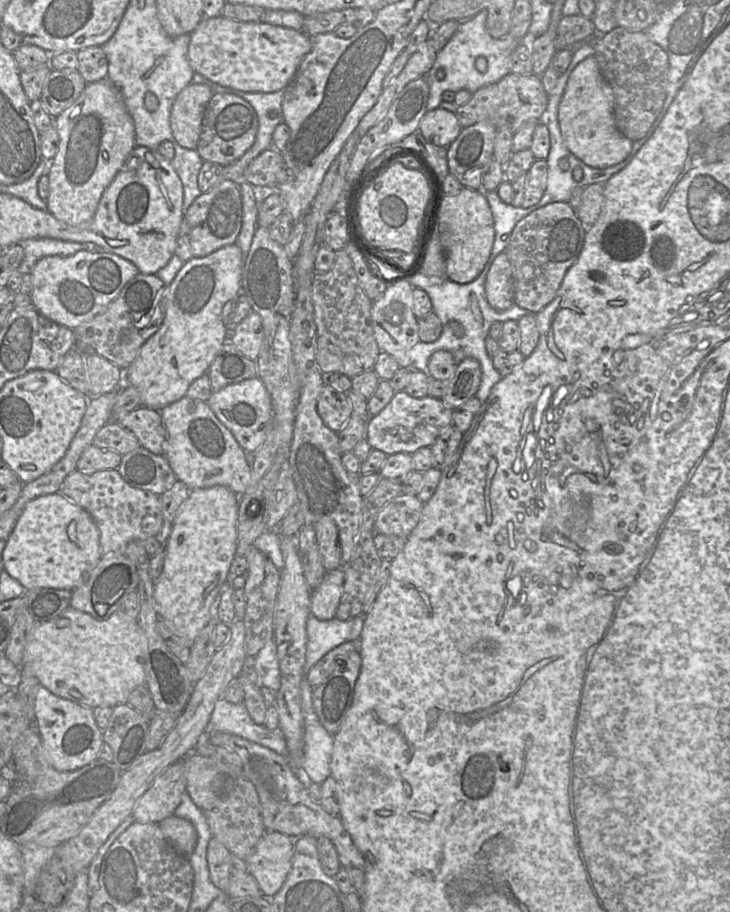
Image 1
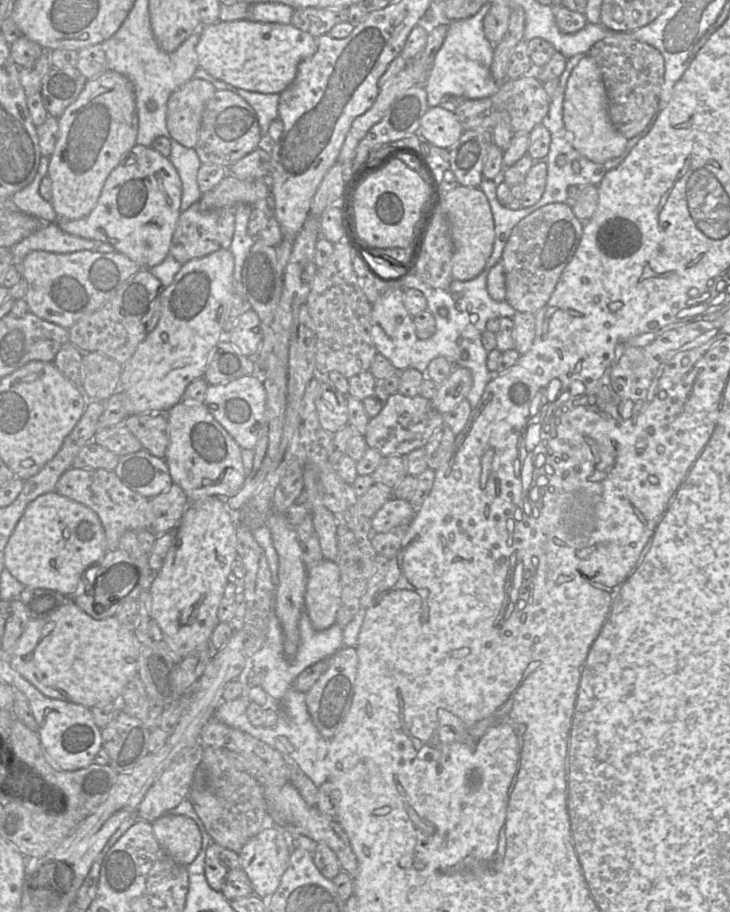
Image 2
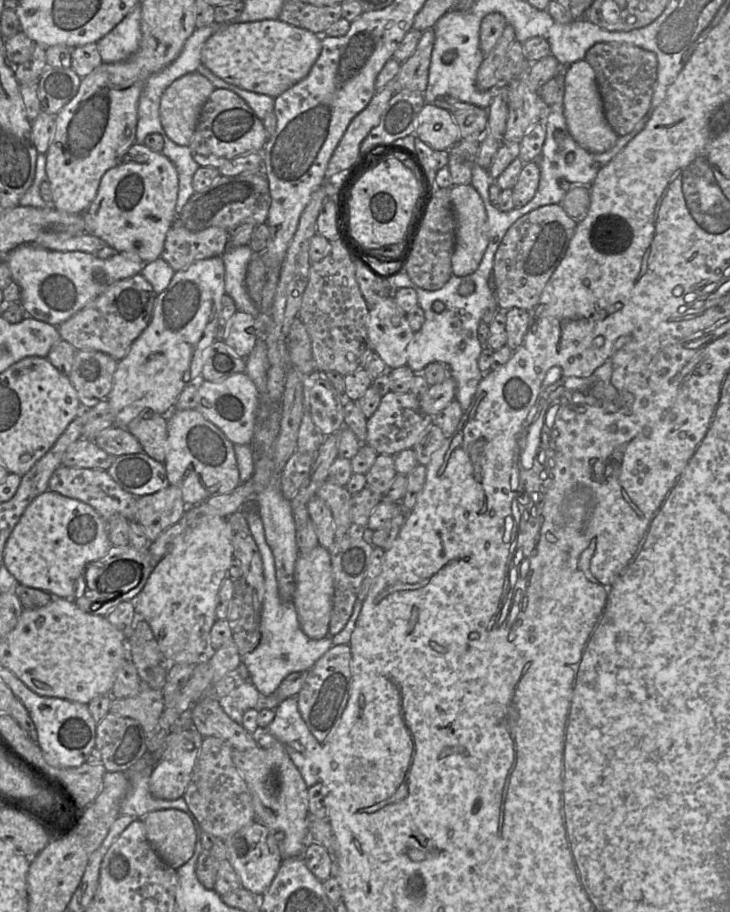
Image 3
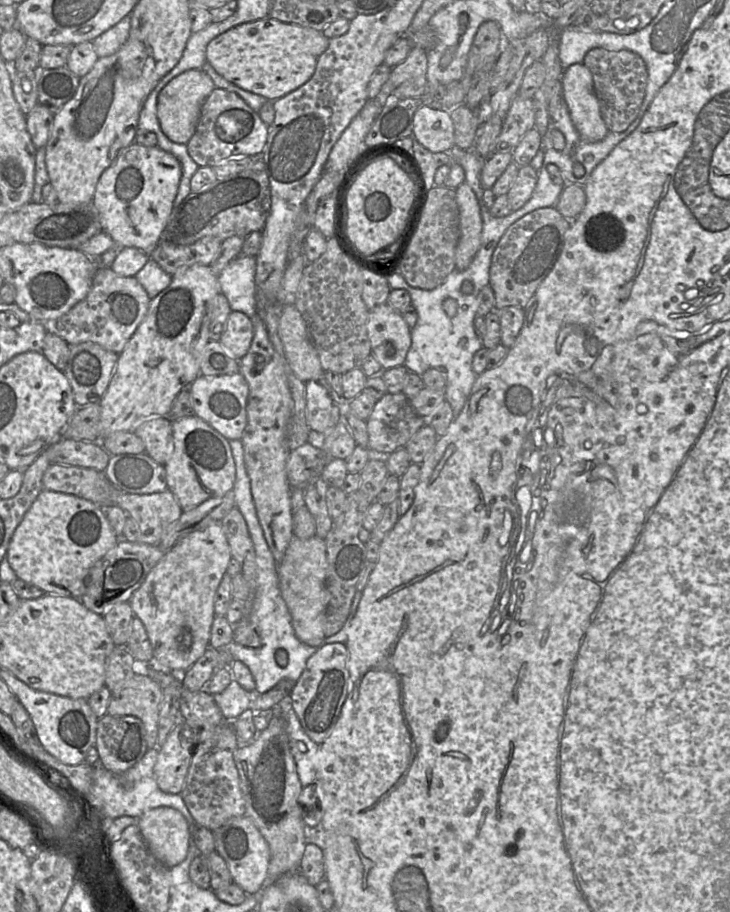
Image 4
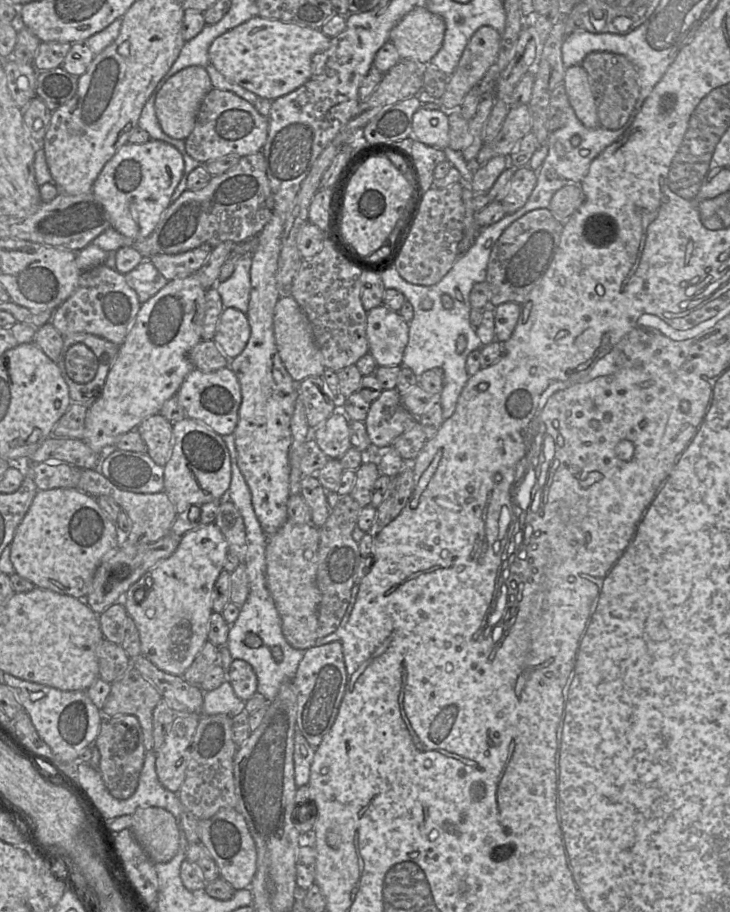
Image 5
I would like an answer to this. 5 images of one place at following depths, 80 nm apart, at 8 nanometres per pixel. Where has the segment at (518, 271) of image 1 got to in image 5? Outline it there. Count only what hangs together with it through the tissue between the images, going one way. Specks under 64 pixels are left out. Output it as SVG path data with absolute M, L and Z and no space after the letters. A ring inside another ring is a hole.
M548 208L527 212L511 223L494 244L487 266L486 282L491 290L489 307L497 307L506 302L523 304L529 293L547 270L559 246L564 221L555 217Z

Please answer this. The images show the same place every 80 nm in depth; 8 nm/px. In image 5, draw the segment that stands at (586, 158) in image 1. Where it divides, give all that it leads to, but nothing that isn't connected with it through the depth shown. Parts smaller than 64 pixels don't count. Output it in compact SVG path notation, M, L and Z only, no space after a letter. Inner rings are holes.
M582 65L565 69L563 84L577 118L587 128L600 126L589 77Z

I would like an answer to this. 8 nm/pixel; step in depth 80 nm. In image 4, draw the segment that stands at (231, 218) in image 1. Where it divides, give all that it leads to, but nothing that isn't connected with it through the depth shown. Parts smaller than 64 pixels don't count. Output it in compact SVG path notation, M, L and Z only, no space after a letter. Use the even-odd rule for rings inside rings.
M204 237L190 245L160 241L150 253L150 258L174 276L193 265L210 266L217 258L222 242L216 237Z

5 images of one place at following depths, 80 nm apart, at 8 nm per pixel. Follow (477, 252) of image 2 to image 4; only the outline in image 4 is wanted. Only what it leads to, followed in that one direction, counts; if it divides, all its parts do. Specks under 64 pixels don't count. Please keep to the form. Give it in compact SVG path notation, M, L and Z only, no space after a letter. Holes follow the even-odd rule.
M463 182L456 189L460 238L456 247L455 269L463 271L471 264L481 245L482 216L477 197Z

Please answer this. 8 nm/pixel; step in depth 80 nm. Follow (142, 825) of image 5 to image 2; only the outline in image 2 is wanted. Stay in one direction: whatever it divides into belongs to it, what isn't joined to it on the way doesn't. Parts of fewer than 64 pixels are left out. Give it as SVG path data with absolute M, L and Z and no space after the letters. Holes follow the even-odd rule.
M165 814L152 822L153 833L163 851L183 866L198 855L202 837L196 823L184 815Z

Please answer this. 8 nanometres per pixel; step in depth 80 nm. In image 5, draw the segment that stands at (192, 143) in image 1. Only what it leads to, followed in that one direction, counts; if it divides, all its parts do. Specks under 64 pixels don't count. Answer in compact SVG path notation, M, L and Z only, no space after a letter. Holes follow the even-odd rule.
M188 66L170 77L156 95L155 112L163 132L174 139L186 140L195 127L202 100L213 88L206 69Z

